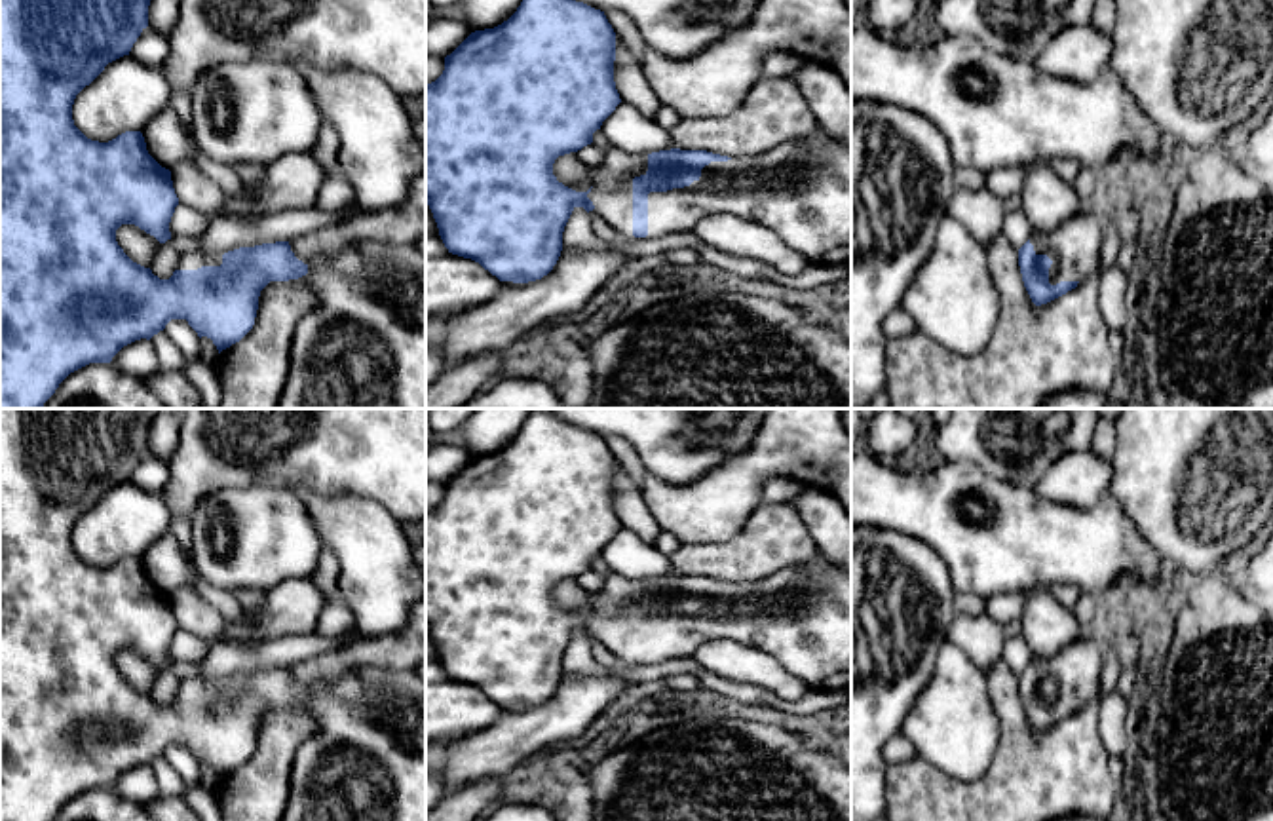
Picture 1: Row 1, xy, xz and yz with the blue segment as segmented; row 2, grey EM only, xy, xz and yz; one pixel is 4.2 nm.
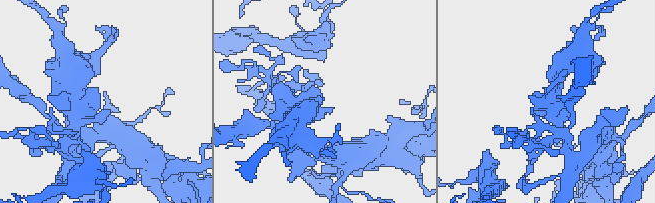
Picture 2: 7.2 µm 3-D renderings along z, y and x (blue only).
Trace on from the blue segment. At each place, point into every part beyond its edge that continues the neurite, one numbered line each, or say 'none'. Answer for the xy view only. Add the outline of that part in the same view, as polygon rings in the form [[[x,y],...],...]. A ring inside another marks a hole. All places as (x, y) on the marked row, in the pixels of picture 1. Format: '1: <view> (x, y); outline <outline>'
1: xy (192, 261); outline [[[188,253],[179,257],[177,270],[198,270],[201,266],[220,266],[220,255]]]

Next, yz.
1: yz (1074, 248); outline [[[1085,205],[1075,217],[1049,232],[1034,230],[1030,243],[1034,245],[1036,255],[1047,255],[1053,260],[1049,268],[1049,283],[1056,285],[1060,281],[1083,281],[1100,268],[1102,234],[1104,220],[1091,209],[1091,205]]]

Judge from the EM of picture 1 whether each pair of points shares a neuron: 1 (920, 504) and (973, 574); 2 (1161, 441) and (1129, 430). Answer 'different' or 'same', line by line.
1: same
2: same

